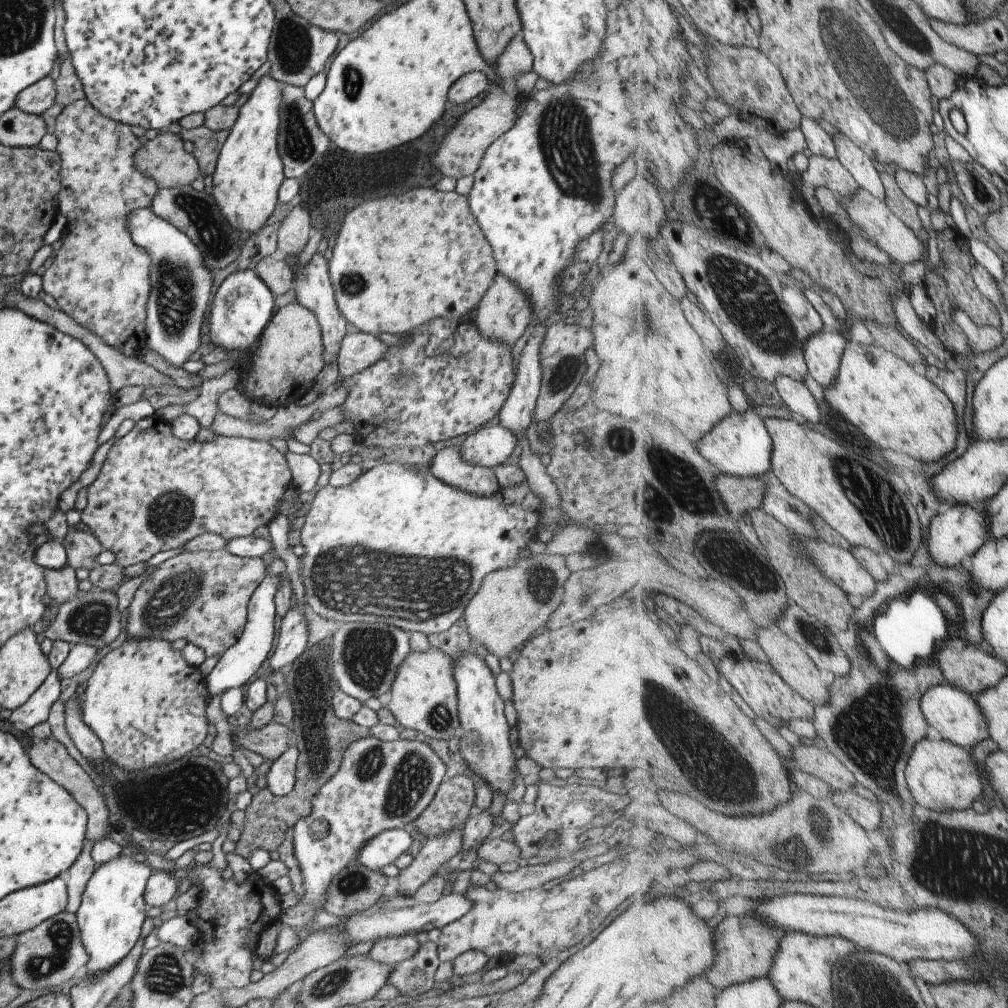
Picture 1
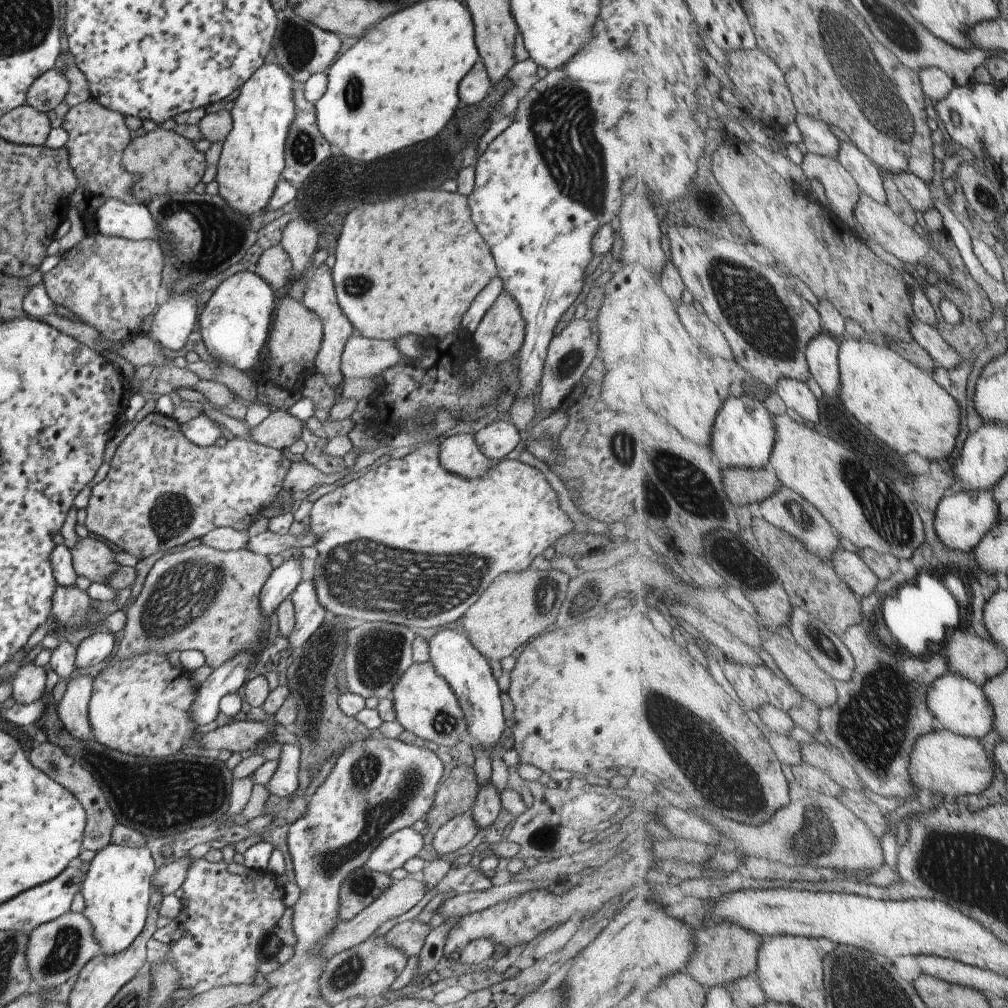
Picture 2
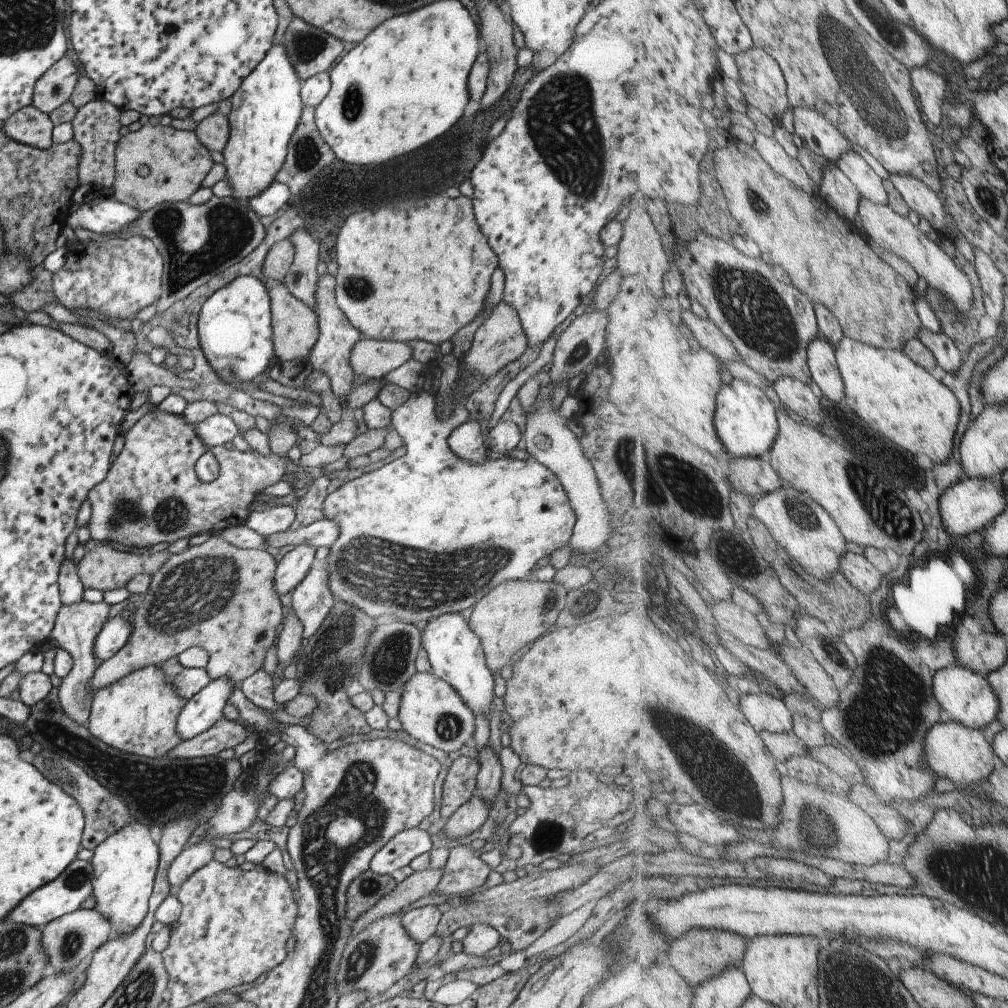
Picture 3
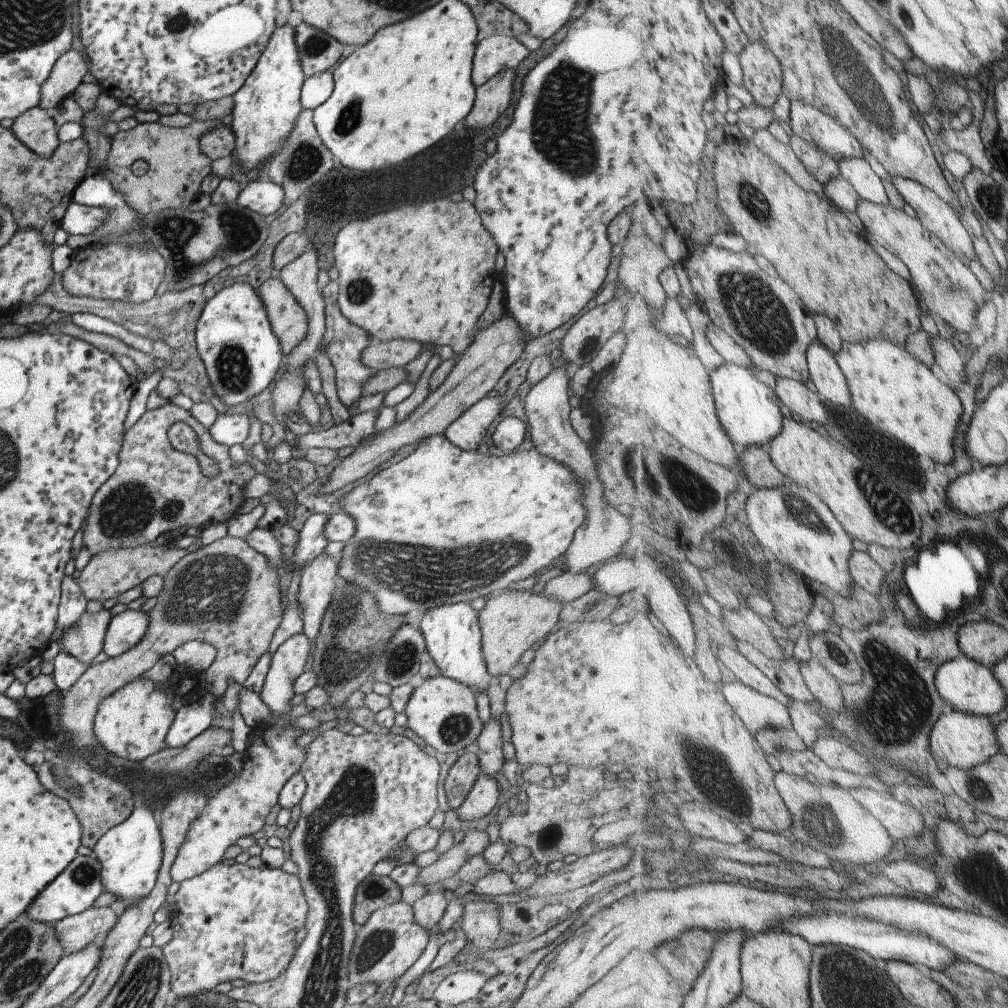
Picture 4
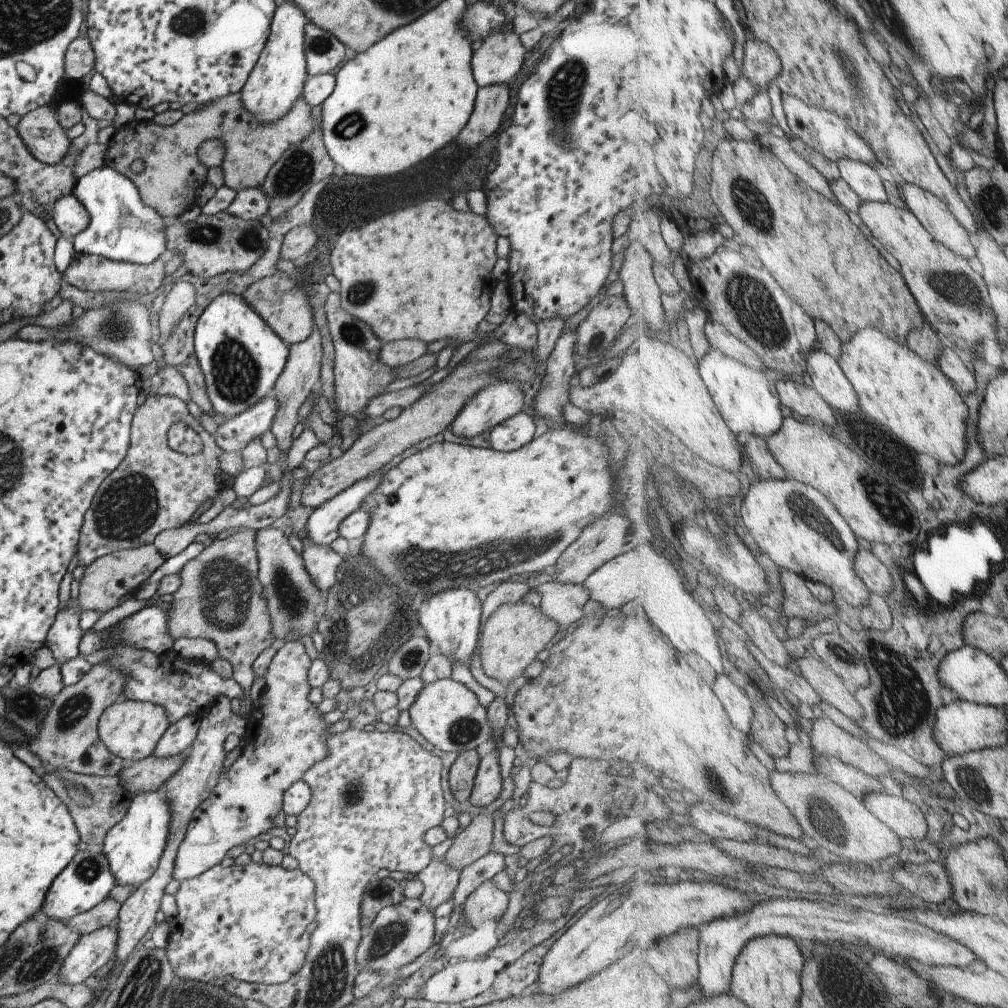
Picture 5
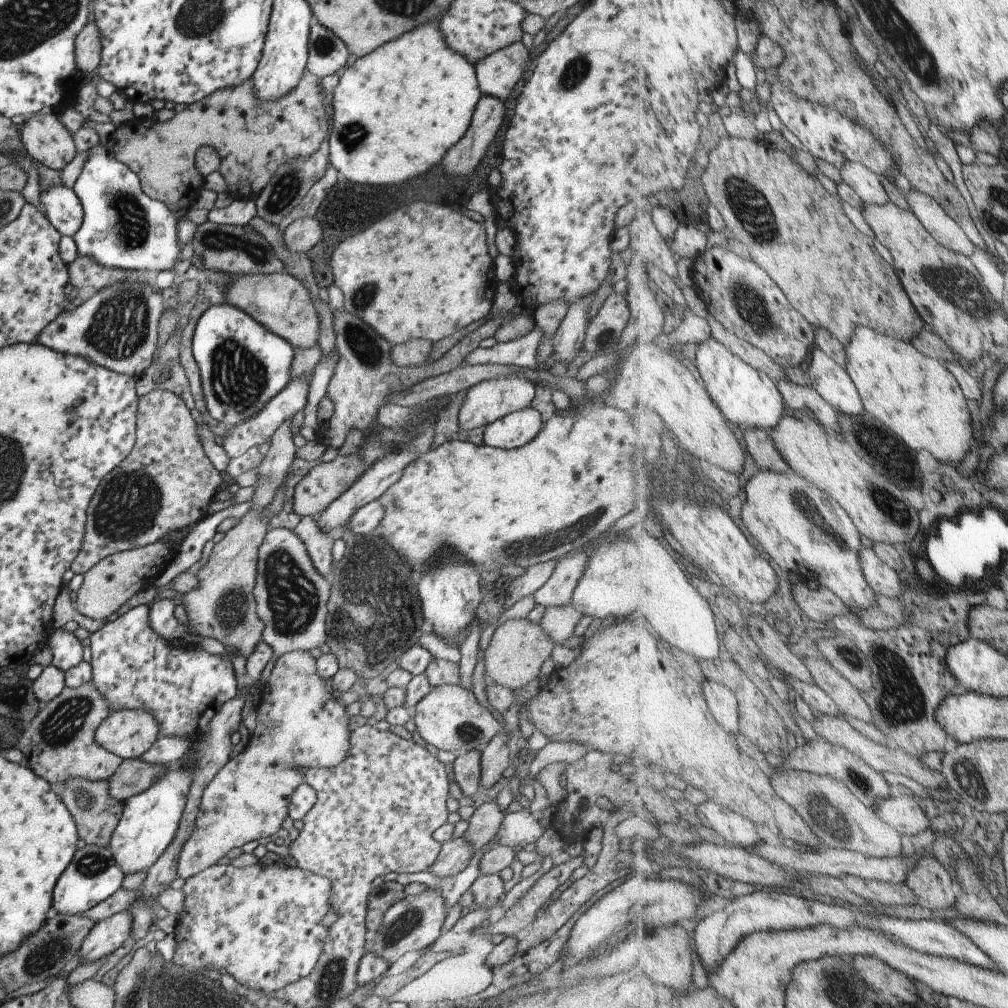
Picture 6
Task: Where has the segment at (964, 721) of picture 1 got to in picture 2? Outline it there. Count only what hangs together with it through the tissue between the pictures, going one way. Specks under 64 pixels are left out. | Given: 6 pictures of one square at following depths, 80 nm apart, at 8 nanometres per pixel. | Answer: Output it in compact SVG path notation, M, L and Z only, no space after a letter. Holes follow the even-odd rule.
M953 671L938 678L931 685L926 703L933 716L942 724L942 728L955 734L980 739L994 730L994 708L986 696L985 688Z

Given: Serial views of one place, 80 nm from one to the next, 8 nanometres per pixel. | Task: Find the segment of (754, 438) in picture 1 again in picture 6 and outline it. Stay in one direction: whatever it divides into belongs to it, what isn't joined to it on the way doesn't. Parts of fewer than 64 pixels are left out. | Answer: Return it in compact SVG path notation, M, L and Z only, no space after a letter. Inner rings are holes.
M711 338L699 345L695 365L715 404L737 427L770 431L785 416L786 402L779 384L767 373L740 359L718 340Z

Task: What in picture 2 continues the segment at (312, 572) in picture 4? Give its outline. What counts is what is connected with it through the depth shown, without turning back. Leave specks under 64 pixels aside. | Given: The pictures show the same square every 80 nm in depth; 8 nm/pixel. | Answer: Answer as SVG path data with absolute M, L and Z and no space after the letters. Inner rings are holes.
M311 578L299 582L289 598L295 618L295 628L287 636L287 644L289 644L287 648L293 651L295 648L299 649L319 628L325 620L326 611L317 602L317 594Z

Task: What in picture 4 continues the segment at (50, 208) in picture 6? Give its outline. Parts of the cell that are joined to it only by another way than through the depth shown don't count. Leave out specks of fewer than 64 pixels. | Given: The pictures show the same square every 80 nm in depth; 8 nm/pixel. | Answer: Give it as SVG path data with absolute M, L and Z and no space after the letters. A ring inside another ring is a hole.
M73 200L67 205L64 215L60 222L60 230L64 230L67 235L80 234L90 235L106 220L108 212L103 207L90 207L87 205L80 205Z

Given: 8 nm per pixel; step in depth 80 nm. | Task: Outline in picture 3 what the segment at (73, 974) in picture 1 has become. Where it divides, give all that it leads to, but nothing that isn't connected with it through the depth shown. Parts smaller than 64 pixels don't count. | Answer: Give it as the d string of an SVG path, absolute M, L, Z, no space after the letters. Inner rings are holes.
M83 908L65 914L55 920L51 920L40 928L41 938L39 946L47 958L47 972L69 972L75 968L82 969L95 952L111 936L110 924L102 916L99 916L93 909Z

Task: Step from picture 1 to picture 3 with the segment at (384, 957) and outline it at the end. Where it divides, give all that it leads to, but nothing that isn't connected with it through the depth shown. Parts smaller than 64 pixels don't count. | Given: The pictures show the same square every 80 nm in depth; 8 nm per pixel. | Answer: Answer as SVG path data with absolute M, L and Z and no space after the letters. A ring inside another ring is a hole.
M425 900L400 918L404 933L417 945L429 940L436 931L440 914L436 907L440 900Z

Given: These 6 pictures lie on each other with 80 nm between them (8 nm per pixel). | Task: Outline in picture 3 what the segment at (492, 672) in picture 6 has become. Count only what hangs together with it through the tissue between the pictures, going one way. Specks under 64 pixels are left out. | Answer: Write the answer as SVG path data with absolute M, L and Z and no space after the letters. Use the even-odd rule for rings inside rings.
M535 578L529 580L505 580L489 590L471 610L469 628L477 636L484 652L484 661L492 672L503 666L509 666L511 656L523 646L529 646L539 636L554 627L559 611L569 598L566 588L555 582L539 582Z

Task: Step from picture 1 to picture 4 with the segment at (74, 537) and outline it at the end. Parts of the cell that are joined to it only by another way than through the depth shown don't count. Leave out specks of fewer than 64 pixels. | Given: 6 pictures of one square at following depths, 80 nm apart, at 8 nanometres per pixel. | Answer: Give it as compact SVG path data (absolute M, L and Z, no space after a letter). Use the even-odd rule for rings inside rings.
M198 535L197 541L184 549L169 548L165 545L143 545L135 548L100 550L91 555L88 562L79 571L78 585L87 601L99 600L102 603L109 598L115 598L128 588L137 586L145 577L164 575L185 554L195 552L200 547L201 539Z

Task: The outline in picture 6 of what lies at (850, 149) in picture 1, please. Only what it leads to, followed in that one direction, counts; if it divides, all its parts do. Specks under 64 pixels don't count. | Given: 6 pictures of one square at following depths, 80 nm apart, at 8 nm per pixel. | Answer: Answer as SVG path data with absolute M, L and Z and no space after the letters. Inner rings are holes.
M847 162L840 170L844 181L859 194L865 204L884 205L890 202L884 179L862 162Z

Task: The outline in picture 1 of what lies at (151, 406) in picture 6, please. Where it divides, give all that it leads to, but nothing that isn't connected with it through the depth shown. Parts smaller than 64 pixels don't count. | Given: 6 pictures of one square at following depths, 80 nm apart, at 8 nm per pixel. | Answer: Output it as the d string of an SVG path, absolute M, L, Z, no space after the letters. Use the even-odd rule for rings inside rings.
M151 415L149 418L143 418L143 420L135 422L133 428L109 448L97 478L87 487L87 504L80 512L80 521L91 532L95 540L101 544L102 551L109 550L109 552L115 554L117 559L114 564L123 568L138 562L146 562L157 552L175 550L175 548L179 547L183 548L185 542L189 542L191 538L204 533L219 534L219 536L227 539L245 537L251 535L258 526L267 525L269 520L276 516L275 508L277 508L277 502L281 500L283 493L291 485L290 472L284 457L271 444L242 437L219 436L214 442L185 441L171 434L169 422L159 416Z

